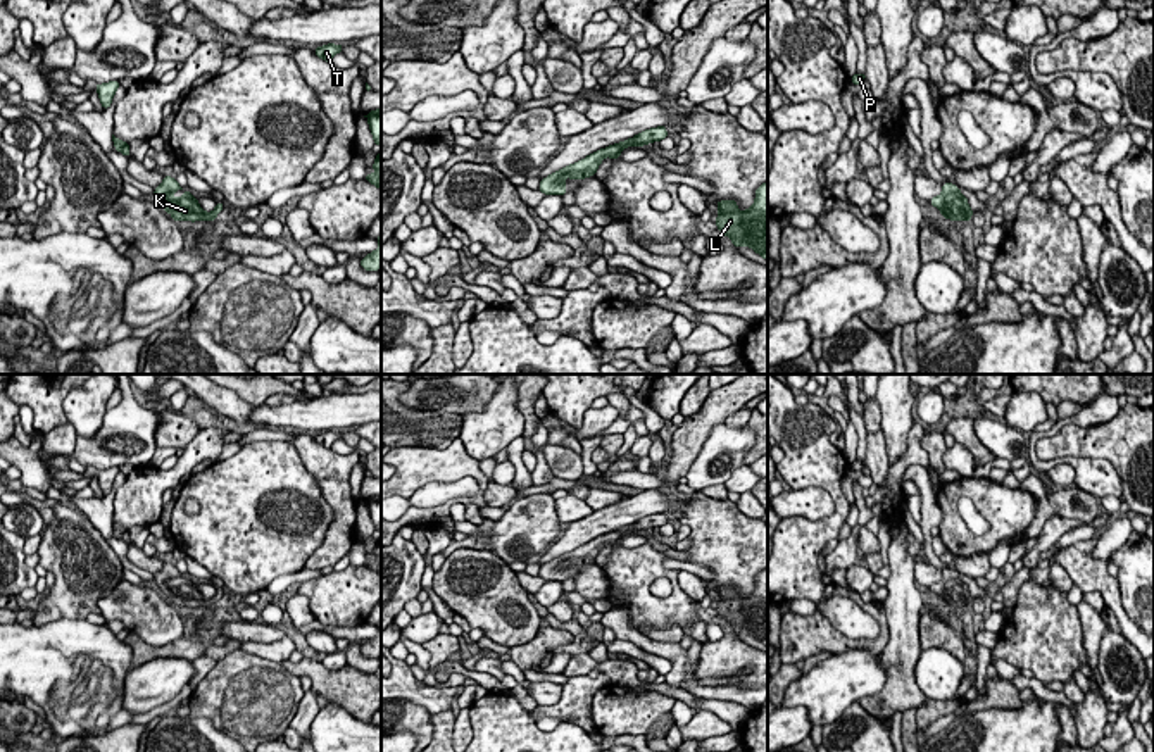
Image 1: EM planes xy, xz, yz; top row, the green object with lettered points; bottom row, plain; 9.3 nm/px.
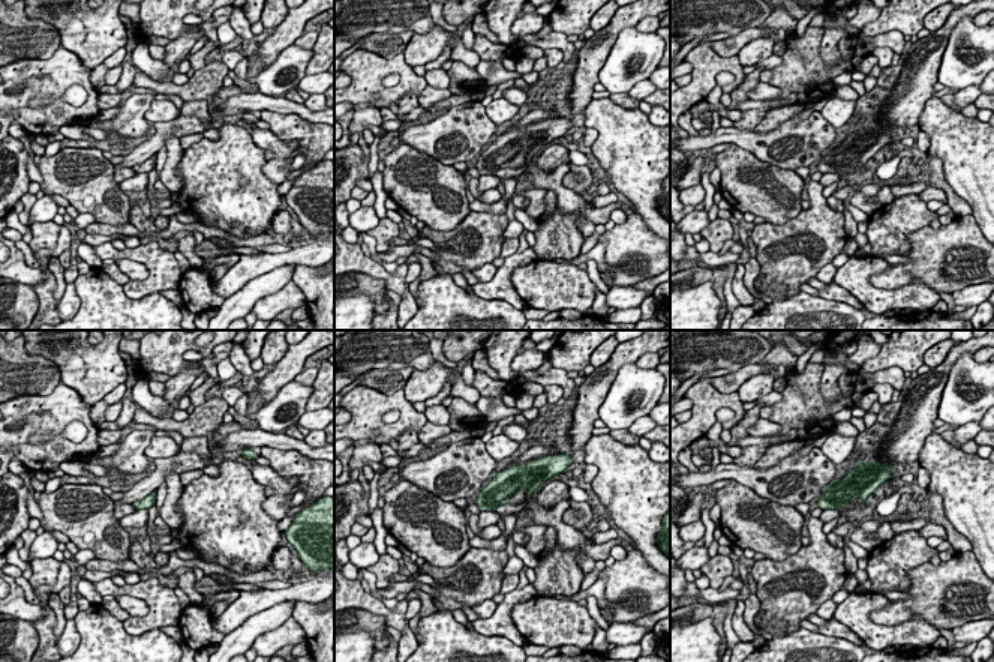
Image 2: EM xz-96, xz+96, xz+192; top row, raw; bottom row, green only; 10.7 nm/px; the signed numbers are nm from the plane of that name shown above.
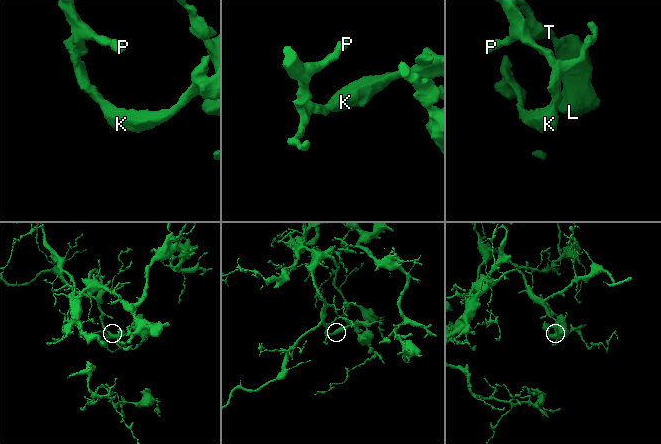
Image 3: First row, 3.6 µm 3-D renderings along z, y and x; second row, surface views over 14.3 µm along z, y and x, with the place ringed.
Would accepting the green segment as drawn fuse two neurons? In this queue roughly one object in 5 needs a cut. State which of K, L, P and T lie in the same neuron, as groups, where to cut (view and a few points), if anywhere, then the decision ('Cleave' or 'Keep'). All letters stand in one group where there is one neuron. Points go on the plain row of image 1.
Groups: K L P T. No split. Keep

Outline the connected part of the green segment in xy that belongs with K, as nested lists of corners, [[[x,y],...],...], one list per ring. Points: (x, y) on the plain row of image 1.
[[[166,561],[162,571],[157,573],[154,580],[162,595],[169,598],[174,607],[214,607],[223,597],[223,588],[217,588],[212,598],[205,598],[198,592],[197,583],[183,576],[174,564]]]

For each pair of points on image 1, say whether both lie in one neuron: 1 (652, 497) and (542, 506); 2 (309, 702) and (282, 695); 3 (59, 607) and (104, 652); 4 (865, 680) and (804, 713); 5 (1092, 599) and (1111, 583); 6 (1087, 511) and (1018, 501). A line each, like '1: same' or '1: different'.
1: different
2: different
3: different
4: same
5: different
6: different

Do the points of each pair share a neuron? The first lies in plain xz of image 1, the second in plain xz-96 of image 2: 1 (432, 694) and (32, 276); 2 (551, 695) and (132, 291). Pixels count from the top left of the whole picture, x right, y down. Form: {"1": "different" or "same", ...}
{"1": "same", "2": "different"}

